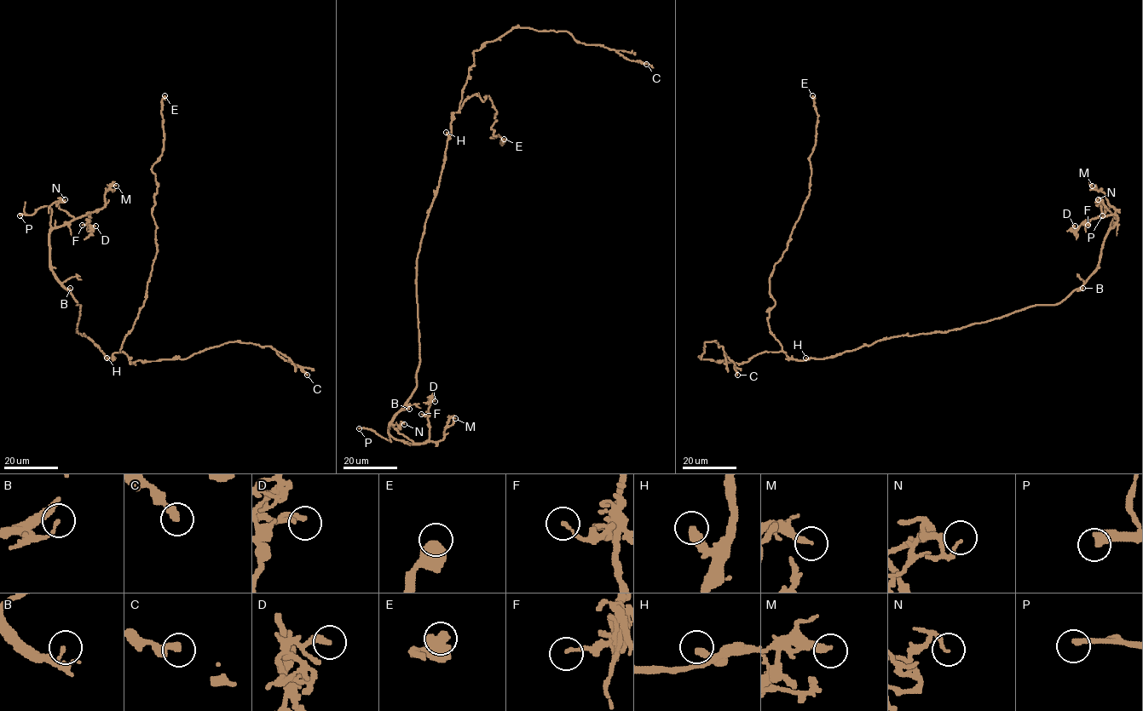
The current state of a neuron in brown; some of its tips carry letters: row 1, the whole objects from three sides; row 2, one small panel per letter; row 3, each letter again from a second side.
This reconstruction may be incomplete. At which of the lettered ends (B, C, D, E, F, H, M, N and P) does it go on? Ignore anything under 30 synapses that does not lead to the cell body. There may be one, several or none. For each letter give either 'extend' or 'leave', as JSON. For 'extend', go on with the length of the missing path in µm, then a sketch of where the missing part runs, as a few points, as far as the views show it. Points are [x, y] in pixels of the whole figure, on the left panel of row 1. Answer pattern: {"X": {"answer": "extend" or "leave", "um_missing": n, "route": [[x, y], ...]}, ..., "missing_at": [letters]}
{"B": {"answer": "leave"}, "C": {"answer": "leave"}, "D": {"answer": "leave"}, "E": {"answer": "leave"}, "F": {"answer": "leave"}, "H": {"answer": "leave"}, "M": {"answer": "leave"}, "N": {"answer": "leave"}, "P": {"answer": "extend", "um_missing": 3}, "missing_at": ["P"]}

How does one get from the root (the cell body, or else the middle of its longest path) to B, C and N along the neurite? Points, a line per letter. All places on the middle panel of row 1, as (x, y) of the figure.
B: (434, 198), (417, 262), (419, 361), (417, 386), (406, 402), (409, 409)
C: (434, 198), (452, 115), (458, 109), (474, 51), (486, 43), (516, 27), (567, 31), (580, 43), (646, 64)
N: (434, 198), (417, 262), (417, 386), (388, 431), (395, 438), (412, 444), (395, 429), (404, 424)

